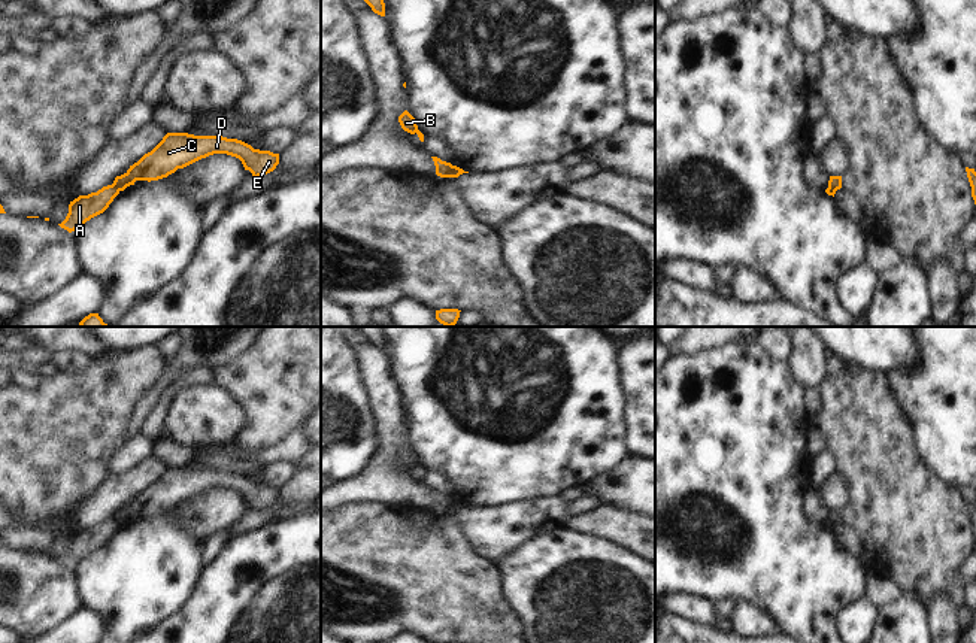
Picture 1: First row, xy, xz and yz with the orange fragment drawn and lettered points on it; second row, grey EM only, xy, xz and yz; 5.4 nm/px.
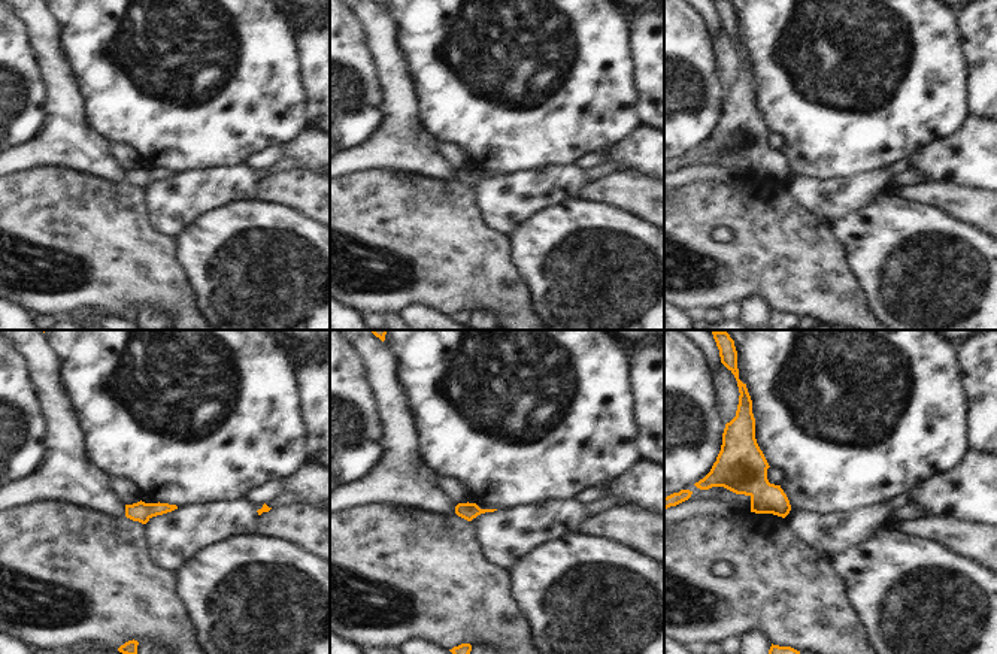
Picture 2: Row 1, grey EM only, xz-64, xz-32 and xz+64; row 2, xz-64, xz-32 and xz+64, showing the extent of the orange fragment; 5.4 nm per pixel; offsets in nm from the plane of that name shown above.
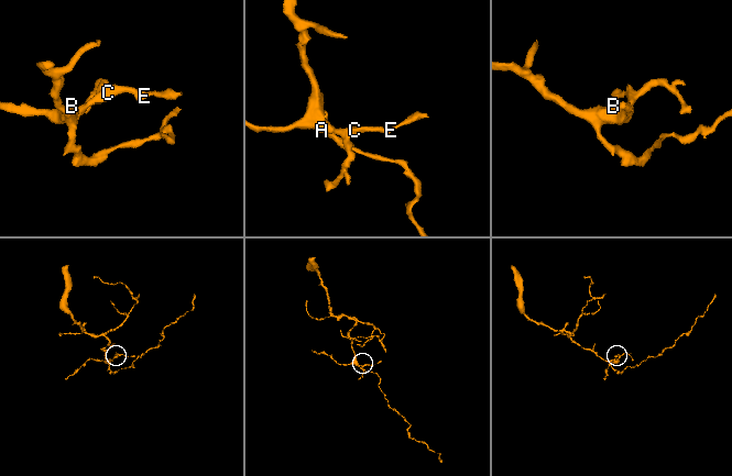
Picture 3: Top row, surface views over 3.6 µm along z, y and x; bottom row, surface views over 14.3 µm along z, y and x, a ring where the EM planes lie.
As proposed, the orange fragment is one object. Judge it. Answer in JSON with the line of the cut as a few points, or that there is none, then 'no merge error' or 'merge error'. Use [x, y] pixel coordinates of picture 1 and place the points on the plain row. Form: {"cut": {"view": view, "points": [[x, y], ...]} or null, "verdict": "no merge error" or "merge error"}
{"cut": {"view": "xz", "points": [[452, 500], [446, 510]]}, "verdict": "merge error"}

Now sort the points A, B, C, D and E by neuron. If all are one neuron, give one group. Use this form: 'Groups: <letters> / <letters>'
Groups: A B / C D E

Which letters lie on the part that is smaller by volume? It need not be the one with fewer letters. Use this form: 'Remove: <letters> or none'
Remove: C, D, E

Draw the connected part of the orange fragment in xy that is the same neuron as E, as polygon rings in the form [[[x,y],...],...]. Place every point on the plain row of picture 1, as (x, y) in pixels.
[[[167,467],[151,486],[130,500],[124,509],[116,510],[112,519],[118,525],[124,525],[136,515],[158,515],[213,488],[239,492],[254,512],[273,506],[279,498],[279,488],[254,483],[237,473]]]

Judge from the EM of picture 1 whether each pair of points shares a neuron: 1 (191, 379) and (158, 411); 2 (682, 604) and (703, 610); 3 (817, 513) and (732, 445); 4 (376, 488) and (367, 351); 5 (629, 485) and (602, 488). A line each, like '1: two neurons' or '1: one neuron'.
1: one neuron
2: one neuron
3: two neurons
4: one neuron
5: one neuron

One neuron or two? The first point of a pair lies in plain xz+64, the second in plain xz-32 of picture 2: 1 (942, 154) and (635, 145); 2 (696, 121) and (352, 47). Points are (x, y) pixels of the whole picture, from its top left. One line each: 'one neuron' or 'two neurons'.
1: one neuron
2: one neuron

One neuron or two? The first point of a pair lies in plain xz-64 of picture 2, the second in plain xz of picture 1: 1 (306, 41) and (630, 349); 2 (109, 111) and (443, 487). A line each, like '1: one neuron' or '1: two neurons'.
1: one neuron
2: two neurons

